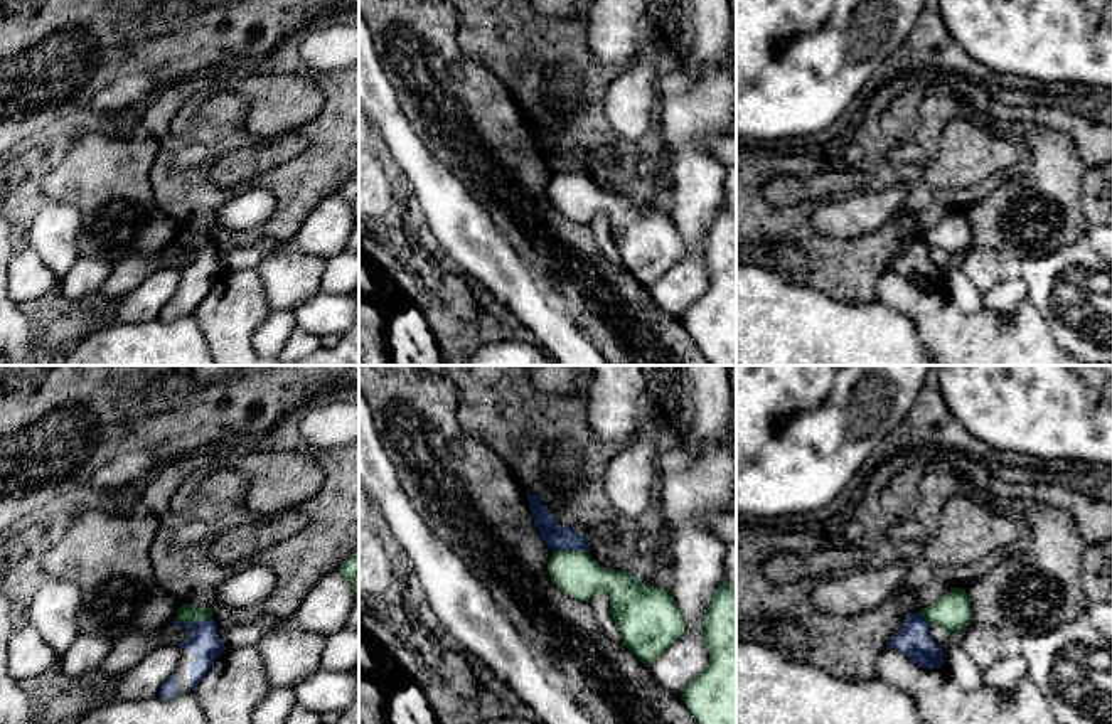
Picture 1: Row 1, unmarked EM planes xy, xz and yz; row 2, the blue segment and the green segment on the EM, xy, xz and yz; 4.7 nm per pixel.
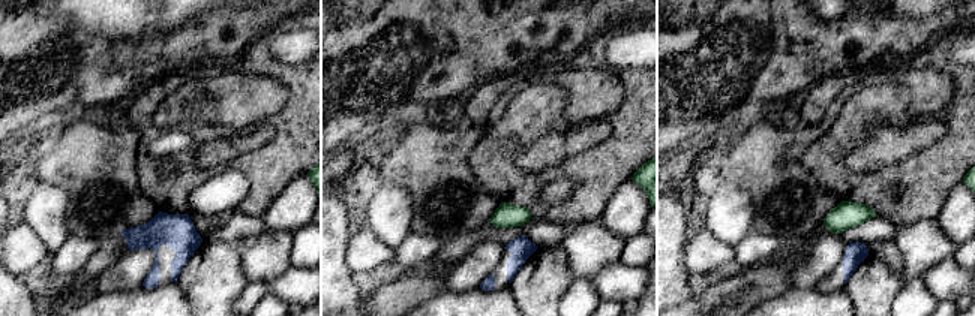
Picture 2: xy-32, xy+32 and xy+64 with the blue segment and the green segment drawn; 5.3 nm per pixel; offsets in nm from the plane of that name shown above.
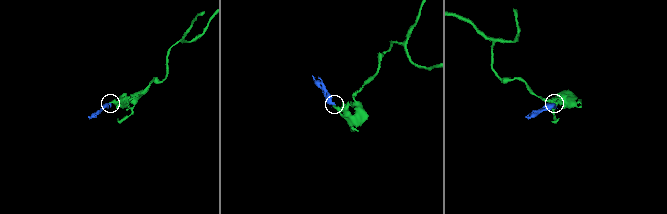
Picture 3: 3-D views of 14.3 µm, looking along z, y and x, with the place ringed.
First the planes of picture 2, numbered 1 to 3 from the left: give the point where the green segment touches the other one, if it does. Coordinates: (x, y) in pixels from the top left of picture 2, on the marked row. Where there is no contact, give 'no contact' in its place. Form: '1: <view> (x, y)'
1: no contact
2: no contact
3: no contact

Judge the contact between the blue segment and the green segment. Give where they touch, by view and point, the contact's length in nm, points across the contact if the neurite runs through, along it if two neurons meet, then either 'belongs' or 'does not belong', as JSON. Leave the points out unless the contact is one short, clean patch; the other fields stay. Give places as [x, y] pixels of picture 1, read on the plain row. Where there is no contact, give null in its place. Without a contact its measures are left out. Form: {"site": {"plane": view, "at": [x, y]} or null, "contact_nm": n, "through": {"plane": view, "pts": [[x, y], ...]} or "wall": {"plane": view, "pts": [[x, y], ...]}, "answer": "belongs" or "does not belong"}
{"site": {"plane": "xy", "at": [194, 244]}, "contact_nm": 180, "wall": {"plane": "xy", "pts": [[211, 239], [191, 246], [174, 241]]}, "answer": "does not belong"}

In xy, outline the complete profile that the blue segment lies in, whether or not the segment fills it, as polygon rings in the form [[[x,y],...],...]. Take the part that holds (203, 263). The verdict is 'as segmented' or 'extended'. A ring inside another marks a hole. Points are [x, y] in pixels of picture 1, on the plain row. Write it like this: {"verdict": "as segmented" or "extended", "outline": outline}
{"verdict": "extended", "outline": [[[174,241],[172,246],[177,251],[187,253],[187,263],[177,266],[180,269],[177,291],[158,315],[163,322],[174,322],[195,313],[214,283],[226,273],[212,241],[194,244],[192,248]]]}

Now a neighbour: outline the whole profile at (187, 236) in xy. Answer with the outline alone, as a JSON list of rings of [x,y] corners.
[[[182,227],[175,237],[177,244],[192,248],[194,244],[204,244],[212,241],[212,232],[206,229]]]

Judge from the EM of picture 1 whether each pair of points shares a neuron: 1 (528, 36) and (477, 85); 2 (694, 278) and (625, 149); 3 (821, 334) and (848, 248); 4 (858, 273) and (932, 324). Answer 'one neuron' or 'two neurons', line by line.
1: two neurons
2: two neurons
3: two neurons
4: two neurons

